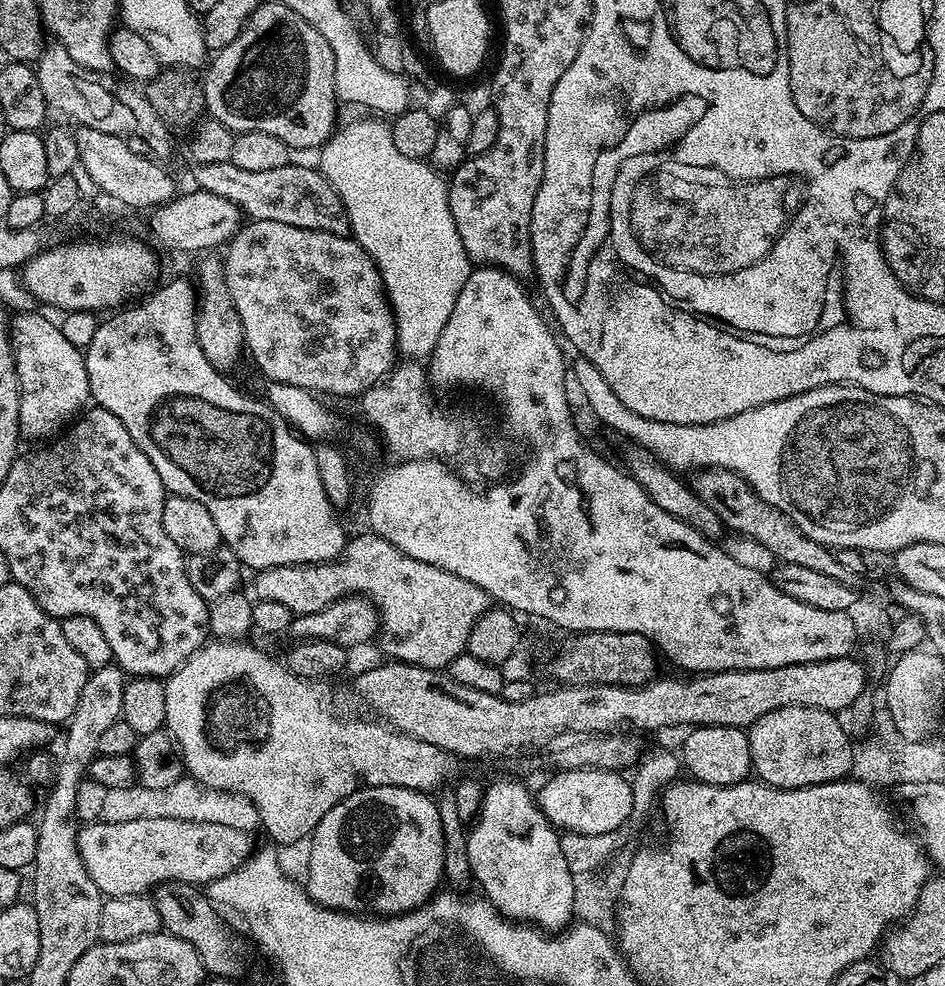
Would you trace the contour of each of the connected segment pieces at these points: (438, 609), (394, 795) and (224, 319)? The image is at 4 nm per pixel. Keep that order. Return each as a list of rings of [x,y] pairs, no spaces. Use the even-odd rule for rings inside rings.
[[[367,534],[368,536],[356,536],[347,541],[344,545],[343,552],[334,560],[327,560],[325,564],[291,564],[290,566],[278,566],[277,568],[262,568],[255,573],[256,581],[253,582],[252,588],[256,591],[254,594],[256,600],[265,600],[266,602],[278,602],[282,606],[286,606],[292,611],[293,616],[305,616],[306,614],[314,614],[318,610],[322,610],[326,606],[330,606],[336,600],[343,600],[345,596],[364,596],[376,608],[376,613],[380,615],[380,626],[378,629],[378,641],[384,647],[385,657],[391,658],[393,661],[401,664],[417,664],[423,668],[434,668],[437,670],[447,669],[450,662],[454,662],[454,658],[466,651],[468,647],[468,639],[470,638],[470,630],[474,630],[474,622],[478,622],[478,618],[482,618],[482,614],[487,612],[490,607],[490,598],[486,594],[486,590],[482,590],[482,586],[474,586],[474,582],[470,582],[466,578],[458,578],[458,574],[442,570],[438,566],[430,566],[426,562],[418,562],[418,558],[410,558],[410,554],[402,554],[402,550],[398,550],[398,546],[394,546],[390,542],[386,542],[386,538],[375,534]]]
[[[378,786],[377,788],[360,788],[354,794],[350,794],[318,826],[312,831],[308,848],[308,884],[306,891],[308,897],[318,902],[323,908],[333,908],[336,912],[351,912],[353,914],[375,914],[381,916],[401,916],[404,912],[413,912],[421,908],[436,895],[444,880],[444,851],[442,850],[442,822],[438,814],[438,803],[426,792],[399,788],[398,786]]]
[[[208,254],[201,260],[204,261],[201,262],[196,276],[194,275],[201,294],[197,313],[199,345],[202,346],[202,354],[206,354],[206,362],[210,362],[210,366],[214,366],[220,372],[228,374],[231,373],[236,360],[245,359],[246,356],[242,318],[238,318],[234,298],[230,298],[230,286],[226,286],[223,259],[219,255]]]

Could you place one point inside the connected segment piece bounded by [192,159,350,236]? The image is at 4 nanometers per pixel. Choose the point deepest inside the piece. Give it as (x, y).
(300, 196)

